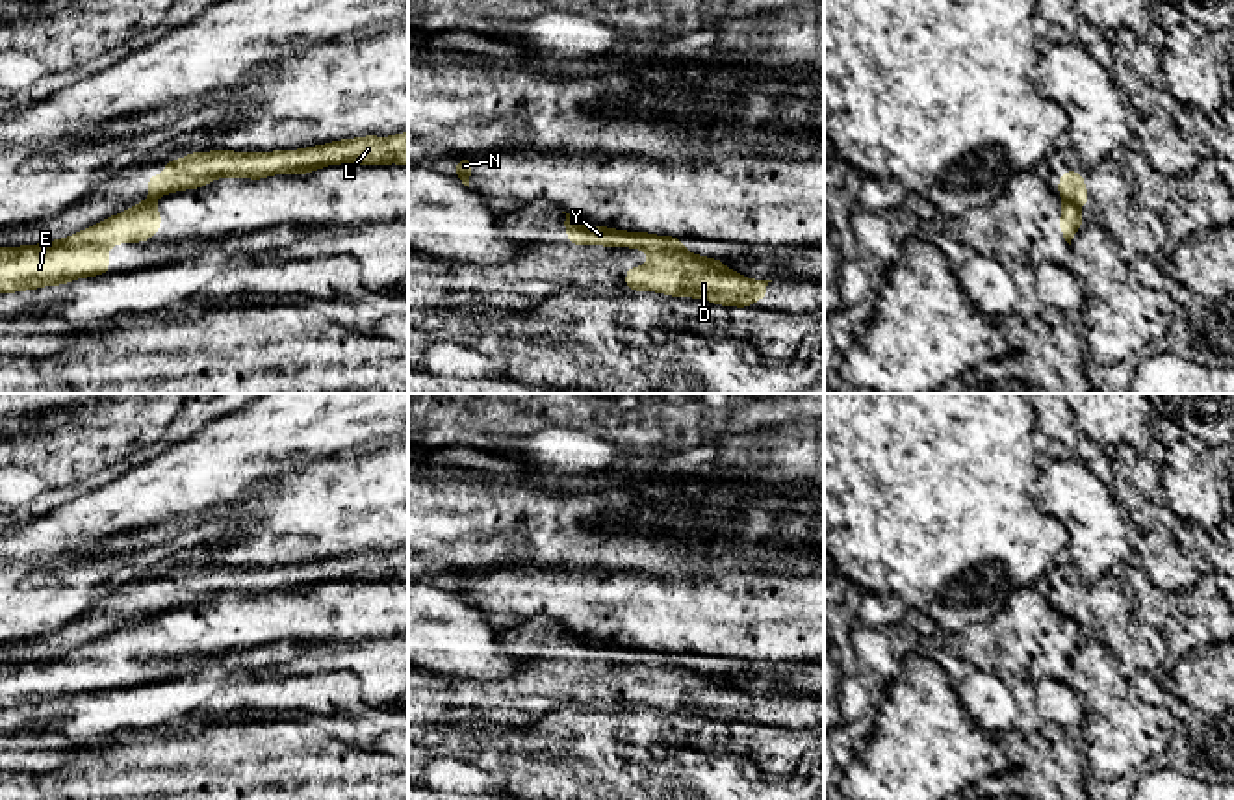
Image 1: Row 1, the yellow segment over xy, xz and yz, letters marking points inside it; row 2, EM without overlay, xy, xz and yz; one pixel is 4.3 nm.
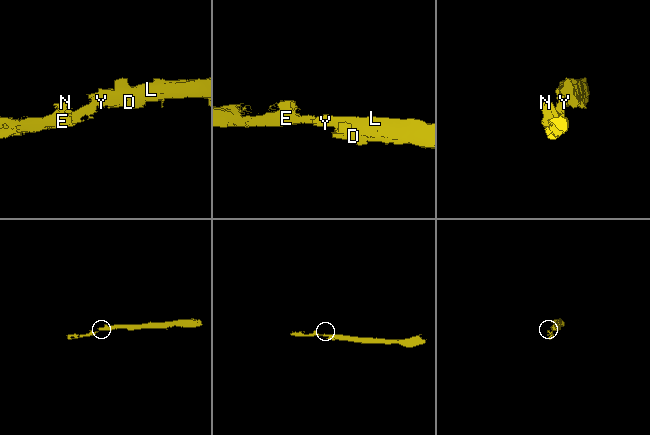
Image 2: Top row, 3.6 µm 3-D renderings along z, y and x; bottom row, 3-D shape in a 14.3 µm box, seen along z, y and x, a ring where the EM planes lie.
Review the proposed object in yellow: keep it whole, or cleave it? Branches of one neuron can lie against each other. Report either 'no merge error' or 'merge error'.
merge error

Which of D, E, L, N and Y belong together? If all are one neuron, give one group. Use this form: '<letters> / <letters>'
D L Y / E N

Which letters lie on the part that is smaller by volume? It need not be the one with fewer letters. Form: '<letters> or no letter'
E, N

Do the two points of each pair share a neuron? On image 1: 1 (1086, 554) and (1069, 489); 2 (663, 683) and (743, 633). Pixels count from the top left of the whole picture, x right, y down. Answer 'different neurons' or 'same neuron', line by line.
1: same neuron
2: different neurons

